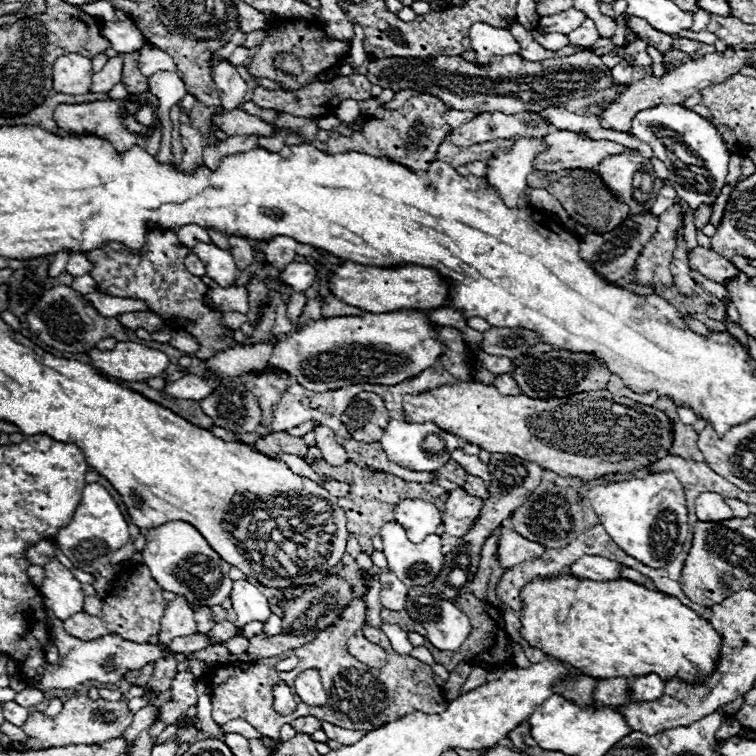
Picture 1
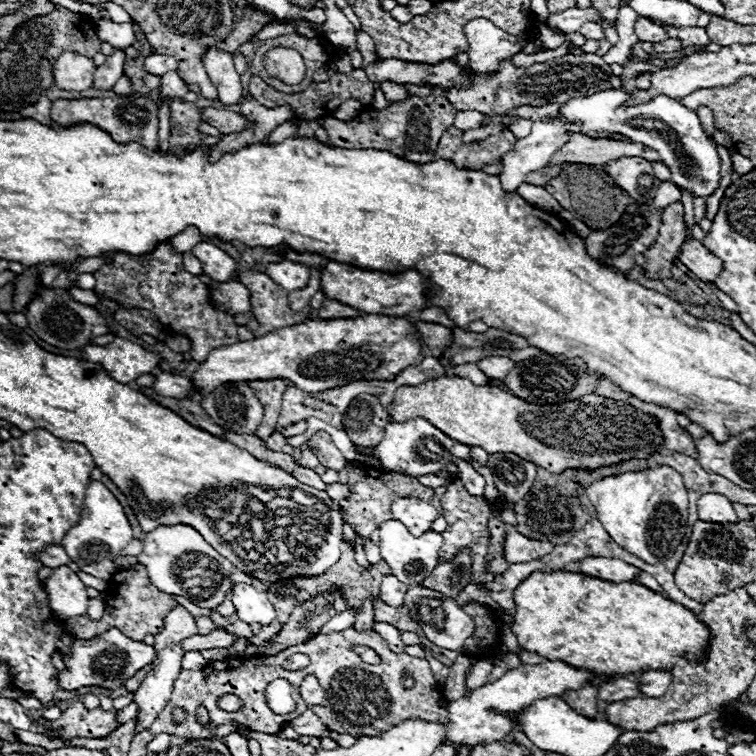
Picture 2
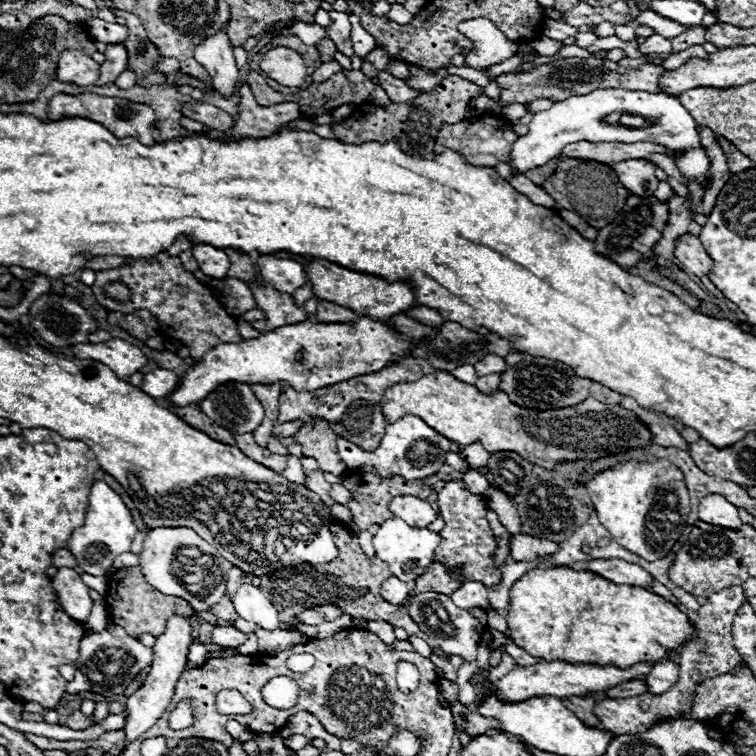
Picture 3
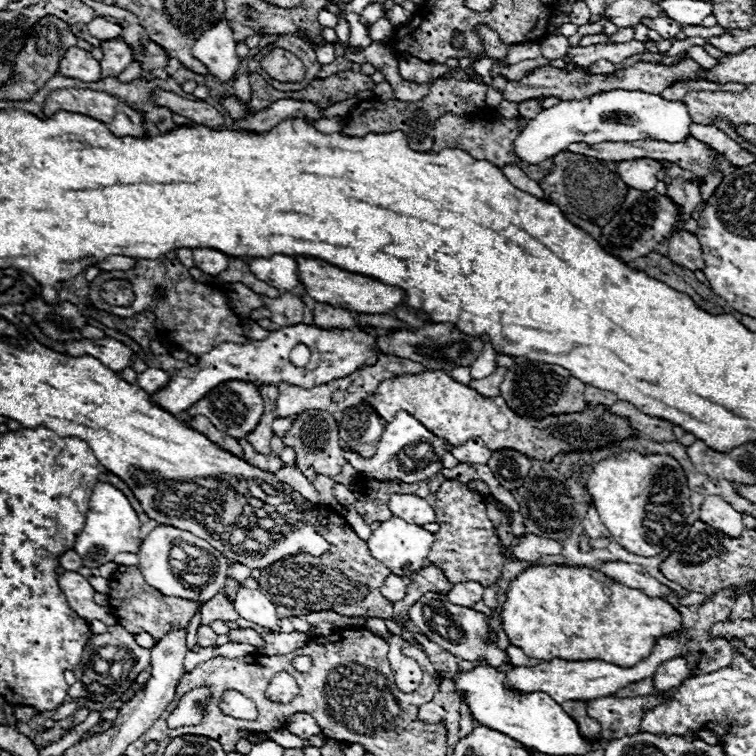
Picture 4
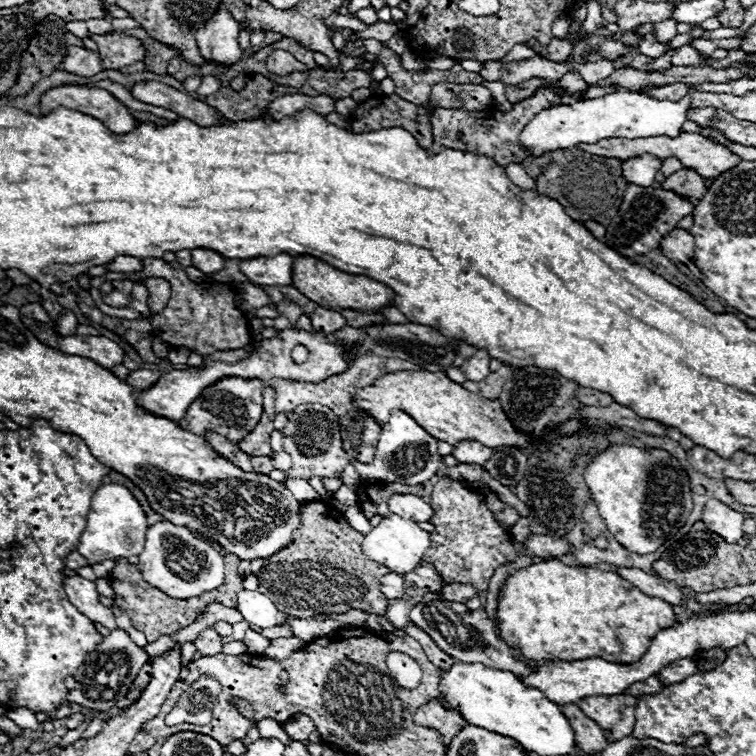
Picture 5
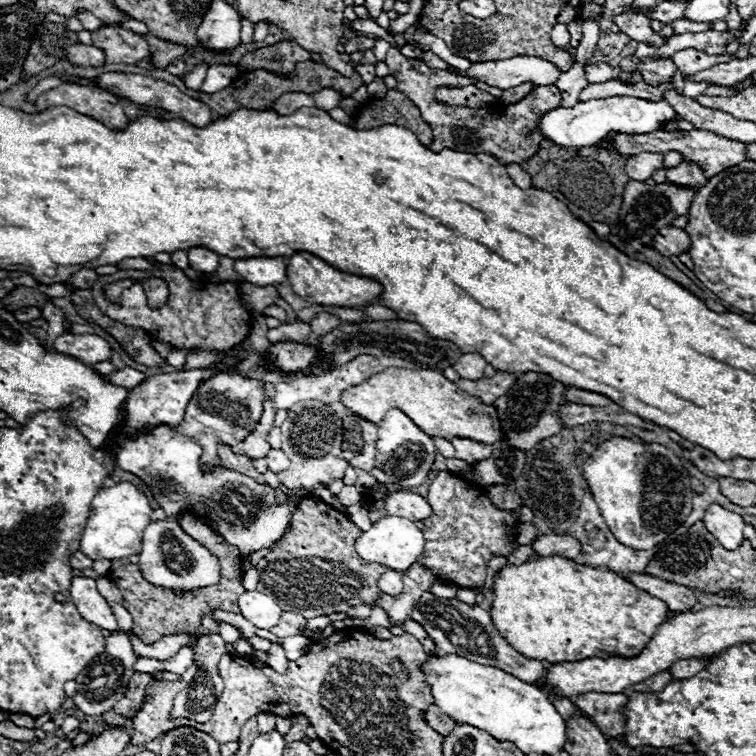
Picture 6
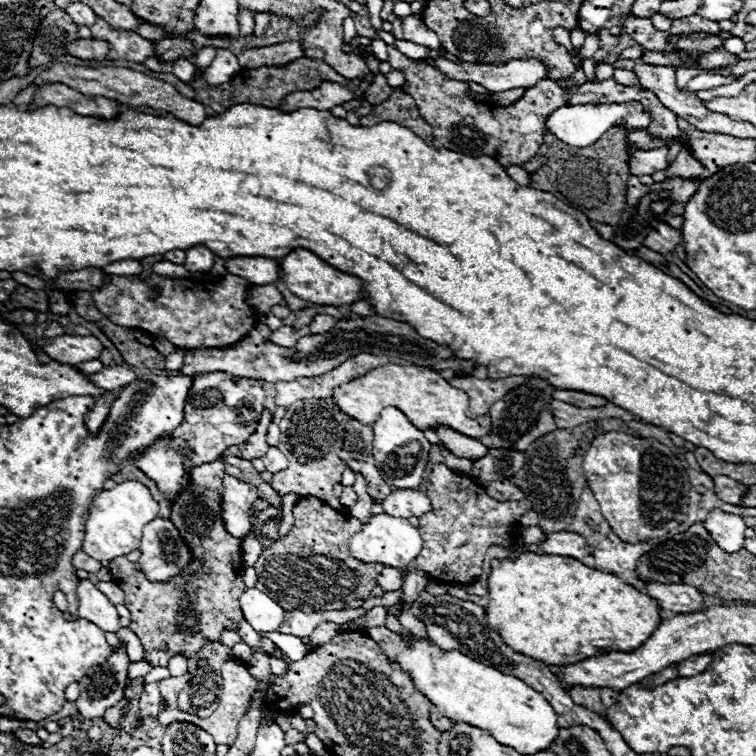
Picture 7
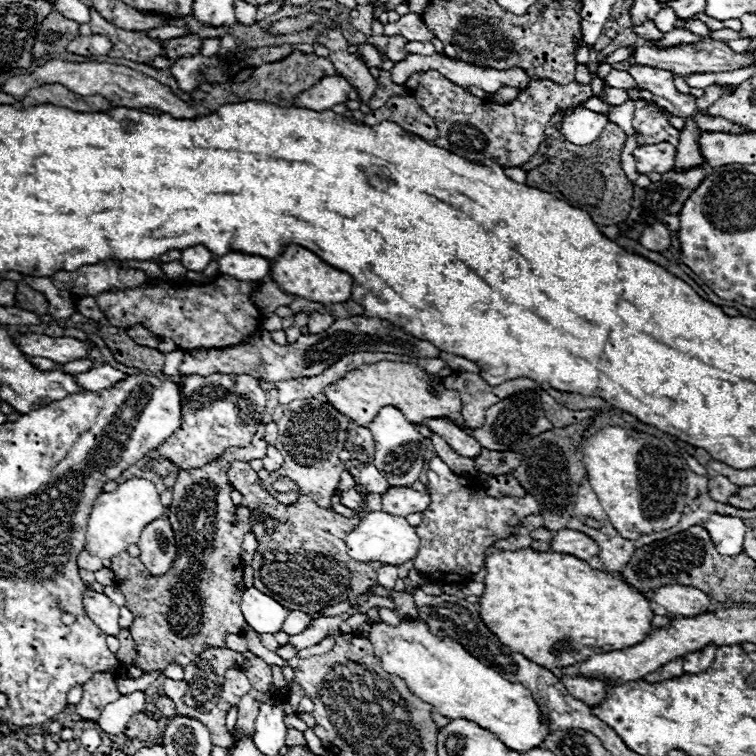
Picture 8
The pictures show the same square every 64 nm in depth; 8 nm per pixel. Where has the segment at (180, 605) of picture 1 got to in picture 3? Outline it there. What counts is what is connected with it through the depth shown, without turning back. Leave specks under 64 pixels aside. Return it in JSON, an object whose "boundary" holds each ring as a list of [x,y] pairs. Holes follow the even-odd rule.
{"boundary":[[[180,616],[168,618],[166,632],[160,634],[156,638],[156,644],[154,644],[154,664],[150,666],[148,678],[146,678],[144,686],[140,690],[136,690],[126,700],[126,706],[124,706],[124,710],[128,712],[126,724],[122,728],[124,734],[126,734],[126,740],[124,740],[126,746],[130,742],[134,742],[138,736],[142,736],[146,730],[150,730],[154,726],[154,722],[162,716],[162,712],[168,708],[168,704],[170,704],[170,700],[174,696],[176,682],[178,682],[182,670],[186,668],[188,646],[190,646],[190,618],[180,618]]]}

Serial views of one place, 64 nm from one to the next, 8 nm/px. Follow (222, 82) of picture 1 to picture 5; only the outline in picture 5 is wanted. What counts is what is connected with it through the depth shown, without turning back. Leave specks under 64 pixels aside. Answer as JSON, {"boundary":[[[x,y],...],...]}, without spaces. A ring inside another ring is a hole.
{"boundary":[[[220,4],[218,12],[214,12],[214,16],[210,16],[210,20],[200,28],[196,44],[206,60],[230,66],[242,56],[242,50],[238,46],[238,34],[240,24]]]}

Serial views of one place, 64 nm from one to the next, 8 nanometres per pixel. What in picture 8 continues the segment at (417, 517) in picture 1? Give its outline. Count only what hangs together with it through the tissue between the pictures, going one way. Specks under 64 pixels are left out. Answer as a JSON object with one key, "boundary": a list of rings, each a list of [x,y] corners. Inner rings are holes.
{"boundary":[[[390,486],[382,494],[382,510],[394,516],[408,516],[414,512],[424,512],[430,506],[430,496],[406,486]]]}

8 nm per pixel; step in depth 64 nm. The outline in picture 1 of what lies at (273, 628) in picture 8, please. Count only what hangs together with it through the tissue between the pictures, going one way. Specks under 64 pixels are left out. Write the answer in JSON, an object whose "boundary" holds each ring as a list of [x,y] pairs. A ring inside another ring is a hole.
{"boundary":[[[236,580],[232,594],[232,608],[238,616],[235,621],[236,626],[244,626],[248,622],[266,622],[272,616],[272,610],[268,606],[268,598],[250,582],[246,580]]]}

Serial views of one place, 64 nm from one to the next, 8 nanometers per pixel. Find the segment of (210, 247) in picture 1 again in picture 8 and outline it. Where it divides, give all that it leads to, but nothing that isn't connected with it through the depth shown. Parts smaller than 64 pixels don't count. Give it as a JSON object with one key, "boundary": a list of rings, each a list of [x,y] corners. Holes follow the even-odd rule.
{"boundary":[[[192,246],[192,248],[184,248],[180,252],[182,252],[180,262],[186,266],[186,270],[202,272],[208,266],[208,262],[212,260],[210,250],[206,250],[204,246]]]}

